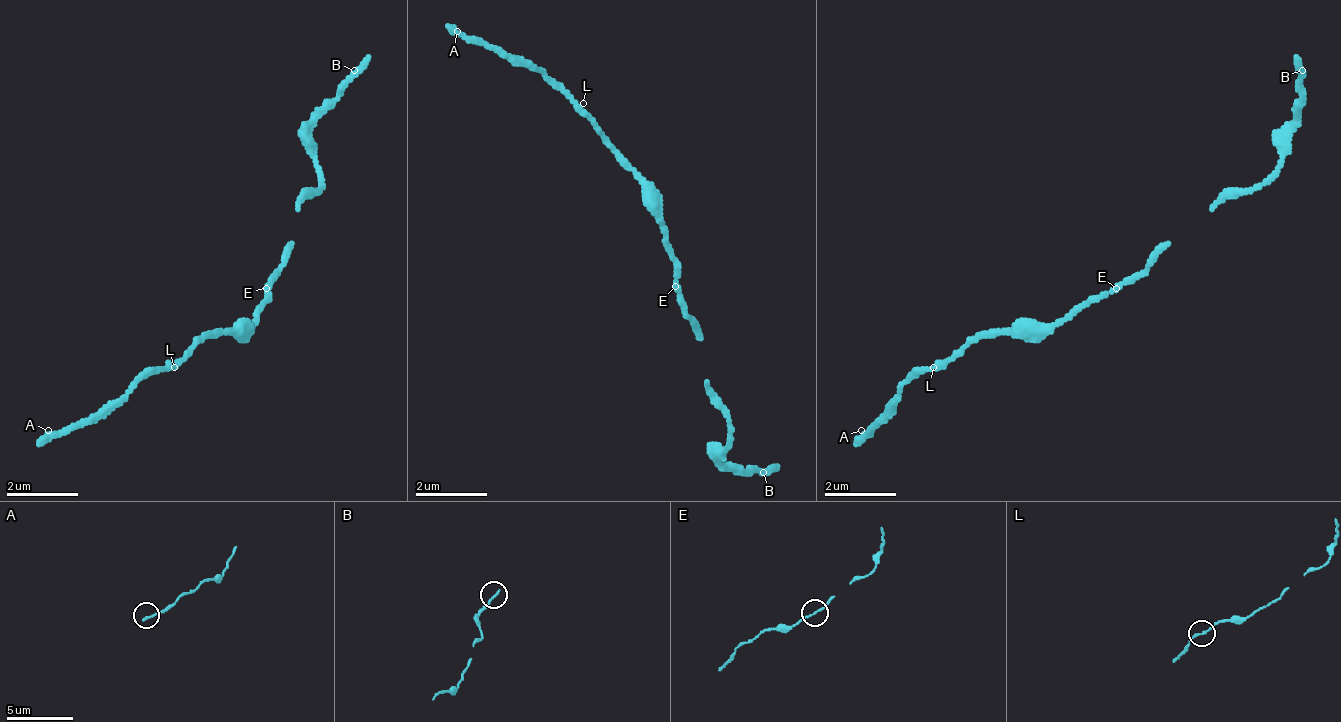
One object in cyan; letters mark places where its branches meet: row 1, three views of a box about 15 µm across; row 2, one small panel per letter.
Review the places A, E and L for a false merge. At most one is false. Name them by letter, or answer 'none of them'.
none of them

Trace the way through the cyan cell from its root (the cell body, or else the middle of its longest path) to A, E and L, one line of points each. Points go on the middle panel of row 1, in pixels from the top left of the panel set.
A: (673, 265), (673, 247), (655, 211), (655, 184), (538, 67), (511, 67), (493, 49), (457, 31)
E: (673, 265), (673, 283)
L: (673, 265), (673, 247), (664, 238), (664, 220), (655, 211), (655, 184), (592, 121), (592, 112), (583, 103)

